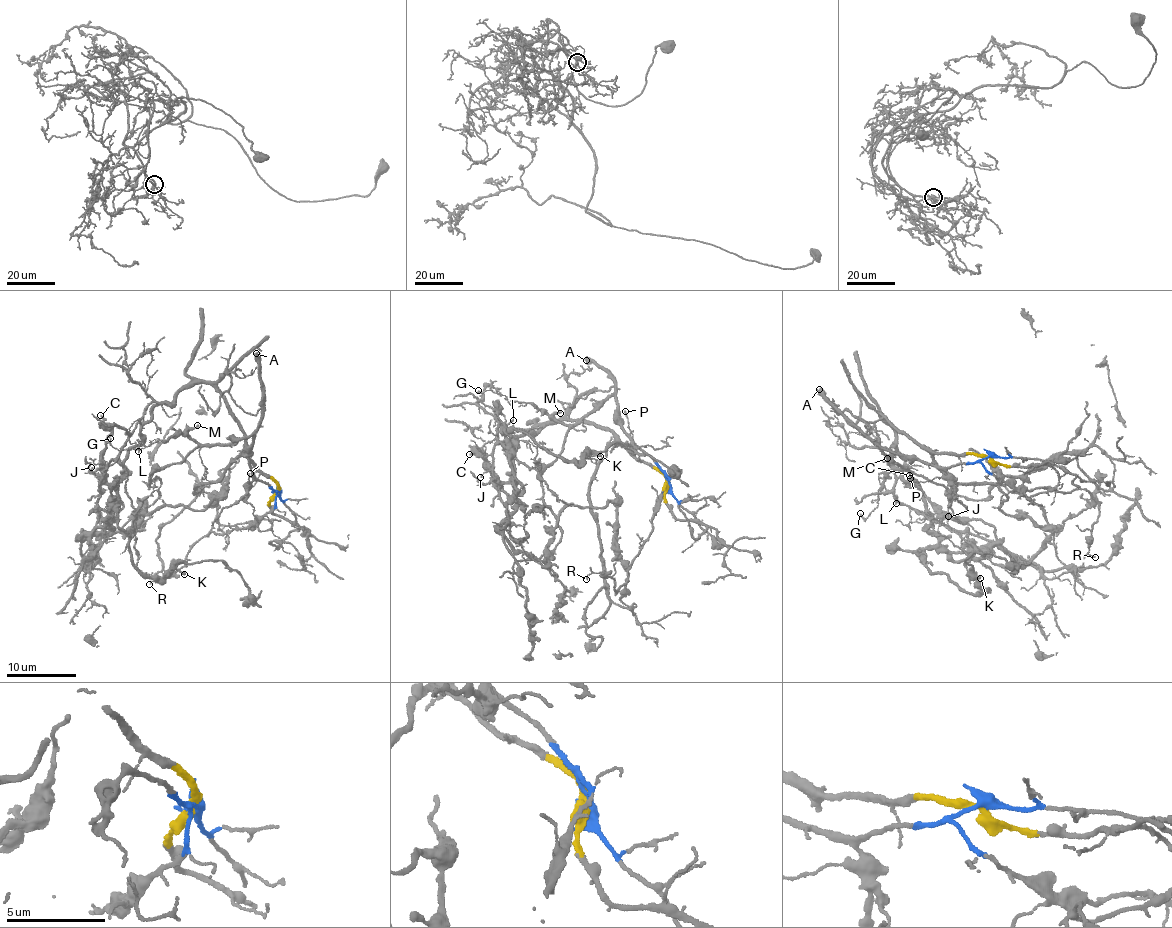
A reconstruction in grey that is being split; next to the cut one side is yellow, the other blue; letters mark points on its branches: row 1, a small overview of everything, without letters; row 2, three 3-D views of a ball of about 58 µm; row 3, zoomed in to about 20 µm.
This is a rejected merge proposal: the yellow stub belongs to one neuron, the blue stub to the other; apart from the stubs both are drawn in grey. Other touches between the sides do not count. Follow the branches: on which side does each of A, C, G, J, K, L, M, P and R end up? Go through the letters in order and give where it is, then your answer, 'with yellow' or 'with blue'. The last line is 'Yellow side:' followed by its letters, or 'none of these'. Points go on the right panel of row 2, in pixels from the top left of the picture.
A: at (819, 389); with blue
C: at (909, 475); with yellow
G: at (860, 513); with blue
J: at (948, 516); with yellow
K: at (980, 578); with yellow
L: at (896, 503); with yellow
M: at (887, 458); with blue
P: at (910, 478); with blue
R: at (1095, 557); with blue
Yellow side: C, J, K, L

